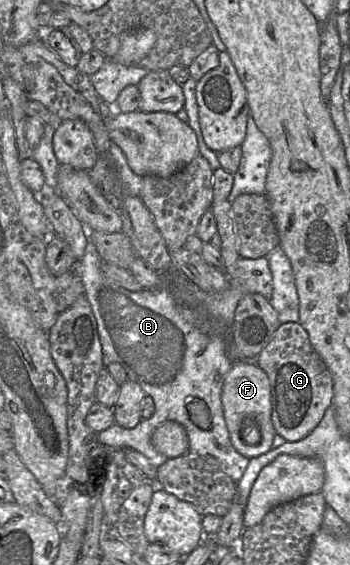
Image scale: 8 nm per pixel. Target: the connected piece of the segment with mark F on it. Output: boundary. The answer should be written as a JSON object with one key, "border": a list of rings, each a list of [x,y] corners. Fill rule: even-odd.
{"border":[[[235,361],[223,383],[221,401],[224,419],[228,429],[230,441],[236,451],[242,456],[253,459],[272,449],[272,442],[276,434],[271,420],[271,387],[267,374],[255,361]],[[257,423],[260,439],[246,443],[241,439],[242,424]]]}

